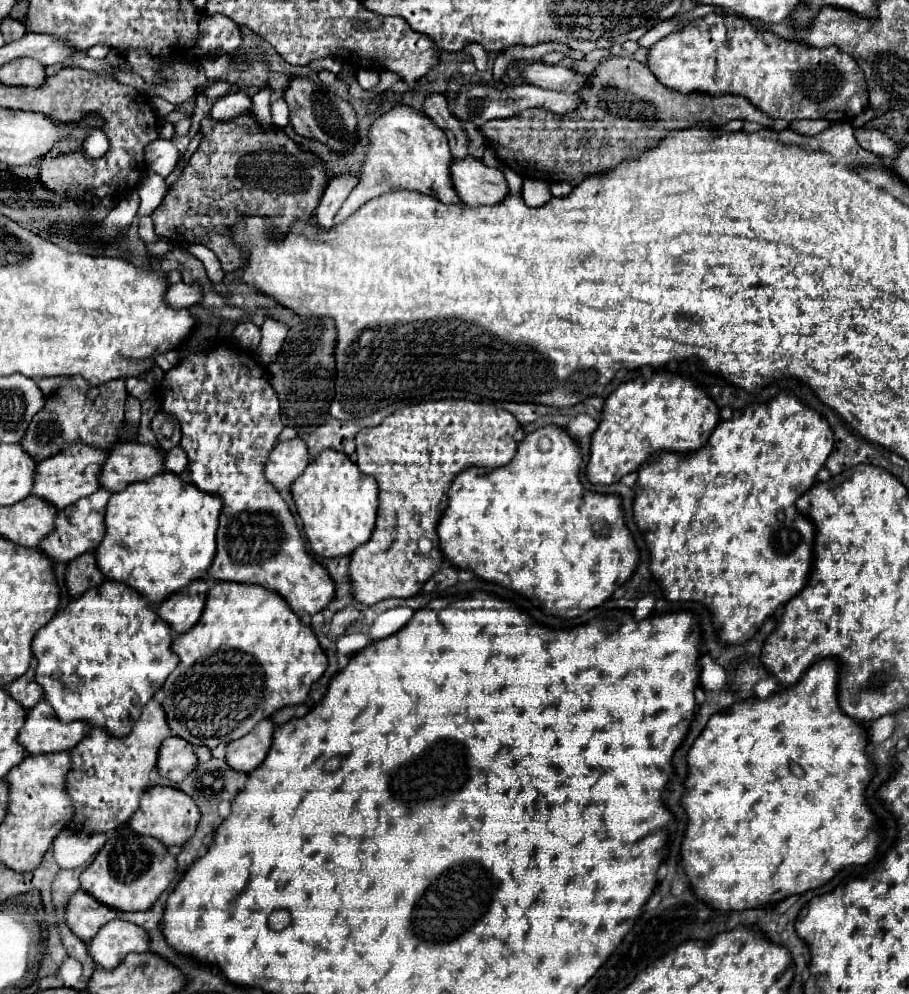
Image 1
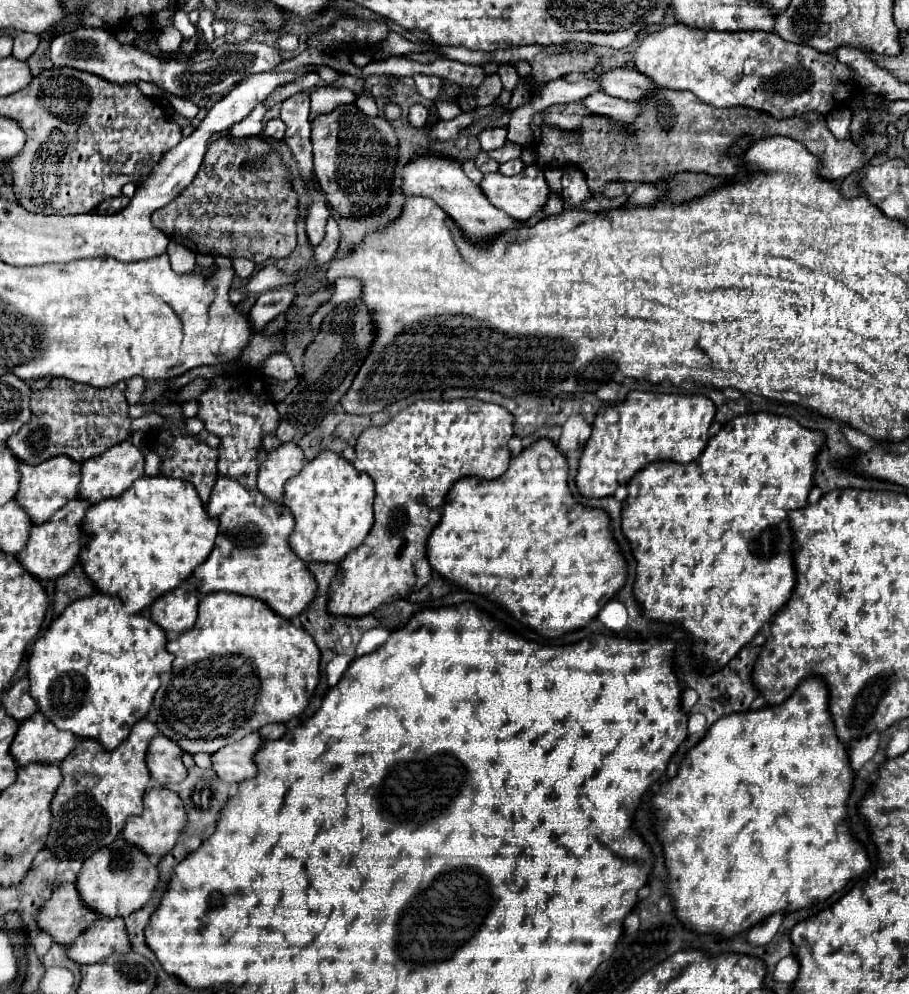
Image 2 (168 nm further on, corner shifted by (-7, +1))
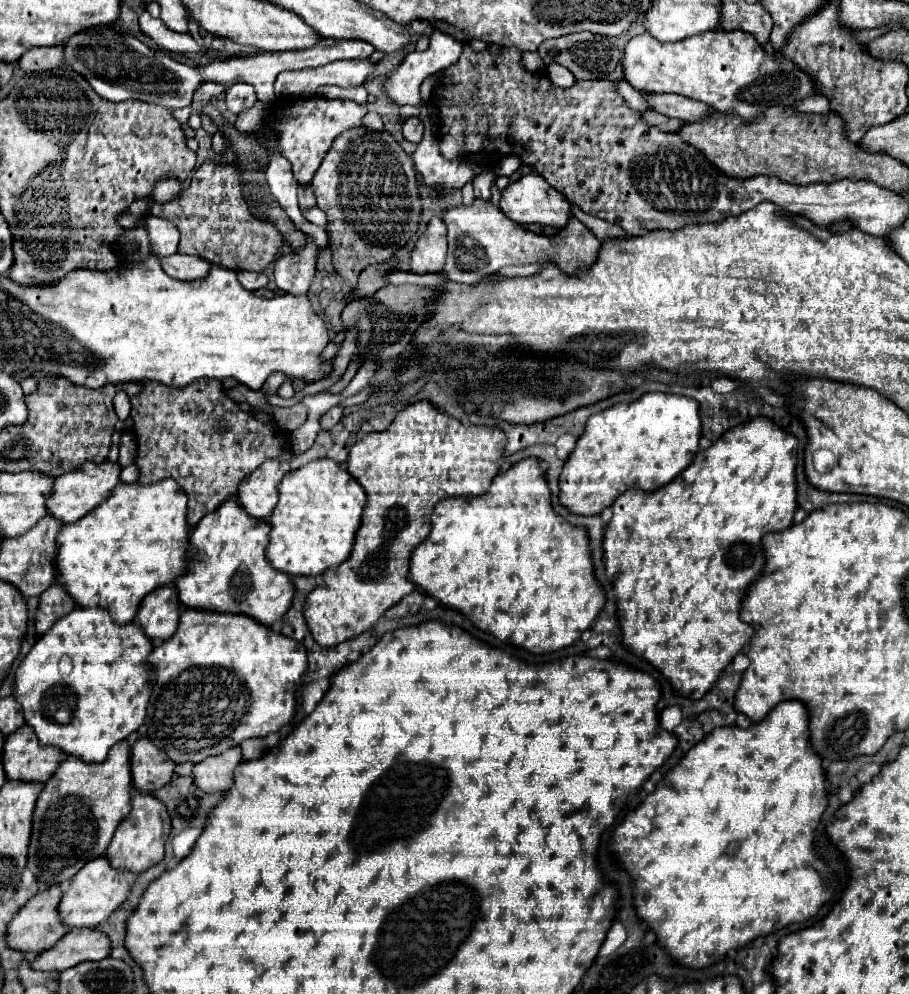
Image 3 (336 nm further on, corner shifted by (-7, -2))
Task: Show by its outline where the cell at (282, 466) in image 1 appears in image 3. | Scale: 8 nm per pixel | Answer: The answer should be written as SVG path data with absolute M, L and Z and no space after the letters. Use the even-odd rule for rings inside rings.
M267 460L243 484L239 484L237 504L257 520L267 520L277 504L277 486L285 472L279 470L281 460Z

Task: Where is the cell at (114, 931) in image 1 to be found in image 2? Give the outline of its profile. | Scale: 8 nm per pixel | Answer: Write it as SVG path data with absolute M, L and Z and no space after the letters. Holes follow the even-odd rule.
M121 917L95 921L77 941L69 945L69 957L81 965L99 963L111 953L129 953L131 941Z

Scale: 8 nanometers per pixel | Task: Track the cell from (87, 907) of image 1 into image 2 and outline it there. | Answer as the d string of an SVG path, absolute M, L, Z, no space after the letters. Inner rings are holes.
M63 883L53 891L39 915L39 927L47 931L55 943L69 945L87 931L99 915L83 905L83 899L73 883Z

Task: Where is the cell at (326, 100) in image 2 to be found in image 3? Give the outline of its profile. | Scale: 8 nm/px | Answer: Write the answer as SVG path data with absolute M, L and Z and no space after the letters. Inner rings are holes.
M309 96L307 100L275 100L265 120L271 136L277 140L275 148L289 160L297 184L309 184L317 172L323 156L329 152L333 140L345 130L361 126L361 118L367 114L367 106L359 106L353 100L331 100L323 96Z

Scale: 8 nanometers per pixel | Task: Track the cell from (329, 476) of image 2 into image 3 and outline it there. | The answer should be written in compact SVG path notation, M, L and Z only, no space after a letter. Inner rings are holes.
M321 458L287 472L277 490L279 502L269 518L271 532L265 550L275 570L289 576L319 576L349 558L367 496L347 470L341 470L329 458Z

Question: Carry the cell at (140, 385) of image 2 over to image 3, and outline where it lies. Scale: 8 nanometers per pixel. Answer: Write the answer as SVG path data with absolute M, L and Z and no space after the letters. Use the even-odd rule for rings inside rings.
M117 388L117 394L115 394L115 400L113 400L113 408L115 408L115 414L119 420L127 420L129 418L129 412L131 412L131 402L129 402L129 396Z

